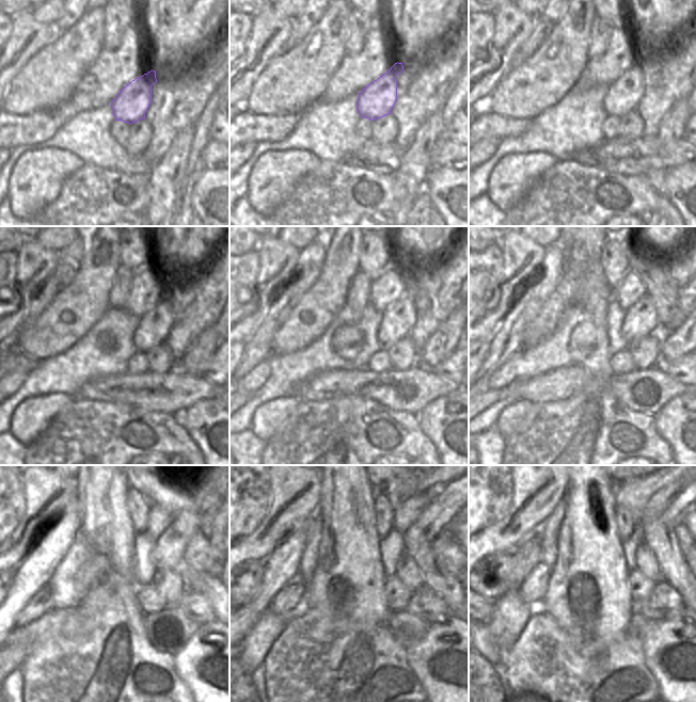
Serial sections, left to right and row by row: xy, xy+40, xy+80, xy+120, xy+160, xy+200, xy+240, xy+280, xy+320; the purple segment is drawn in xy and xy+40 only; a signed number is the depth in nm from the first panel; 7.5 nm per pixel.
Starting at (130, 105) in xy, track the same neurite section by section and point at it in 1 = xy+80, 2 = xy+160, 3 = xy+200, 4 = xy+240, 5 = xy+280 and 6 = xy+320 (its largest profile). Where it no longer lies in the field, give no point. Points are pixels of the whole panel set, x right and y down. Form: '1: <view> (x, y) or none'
1: xy+80 (623, 95)
2: xy+160 (397, 321)
3: xy+200 (641, 319)
4: xy+240 (199, 517)
5: xy+280 (445, 504)
6: xy+320 (685, 503)

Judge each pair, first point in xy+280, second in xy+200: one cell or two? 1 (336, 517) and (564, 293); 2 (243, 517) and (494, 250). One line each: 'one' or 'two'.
1: two
2: one

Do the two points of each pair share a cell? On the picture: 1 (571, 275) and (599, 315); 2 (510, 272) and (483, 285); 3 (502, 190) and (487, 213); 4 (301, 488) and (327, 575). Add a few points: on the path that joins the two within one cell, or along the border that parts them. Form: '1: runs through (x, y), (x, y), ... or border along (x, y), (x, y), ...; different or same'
1: border along (589, 260), (579, 275), (574, 302), (572, 304); different
2: border along (502, 253), (502, 272), (489, 301); different
3: border along (486, 193), (505, 212); different
4: border along (320, 481), (320, 500), (317, 506); different

